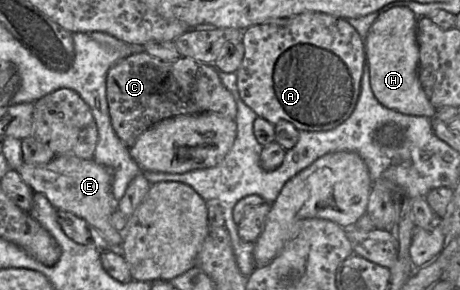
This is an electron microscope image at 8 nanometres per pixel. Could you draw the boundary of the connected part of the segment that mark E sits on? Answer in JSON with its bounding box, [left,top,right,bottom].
[16,155,123,250]

